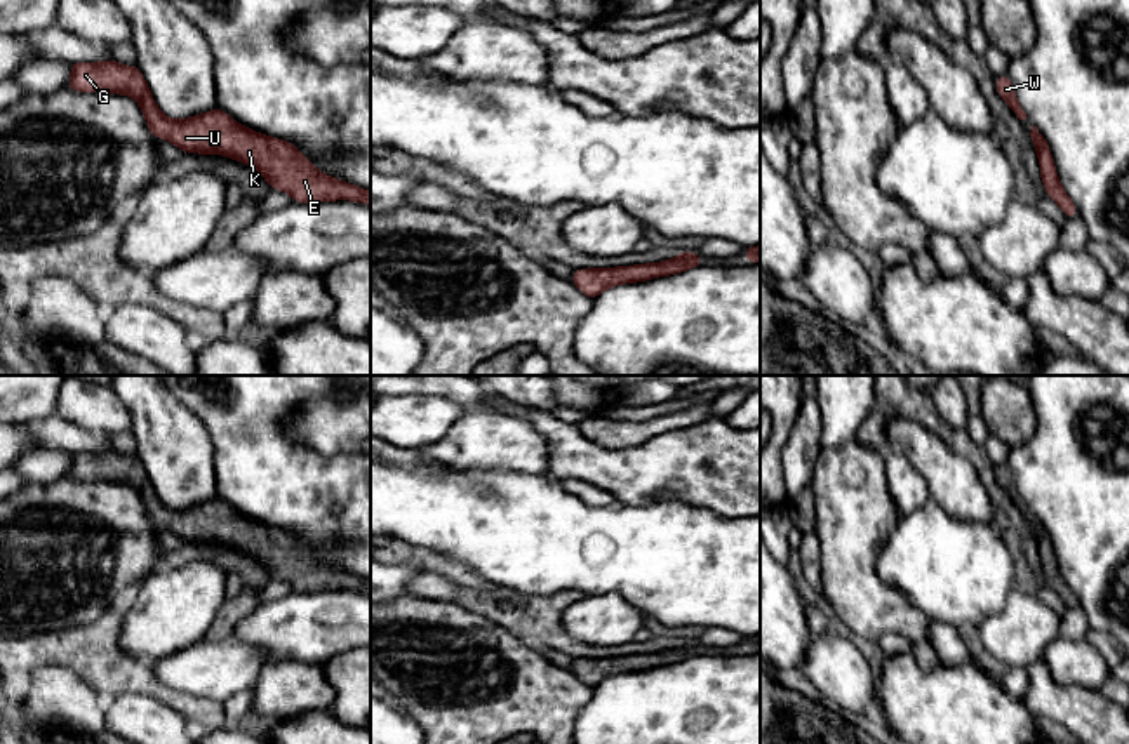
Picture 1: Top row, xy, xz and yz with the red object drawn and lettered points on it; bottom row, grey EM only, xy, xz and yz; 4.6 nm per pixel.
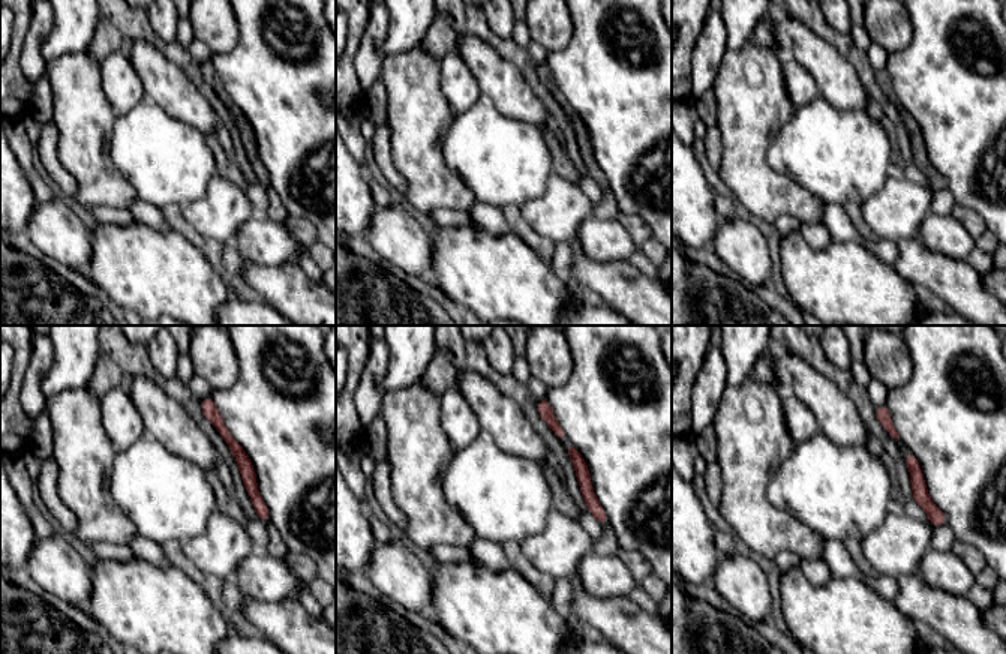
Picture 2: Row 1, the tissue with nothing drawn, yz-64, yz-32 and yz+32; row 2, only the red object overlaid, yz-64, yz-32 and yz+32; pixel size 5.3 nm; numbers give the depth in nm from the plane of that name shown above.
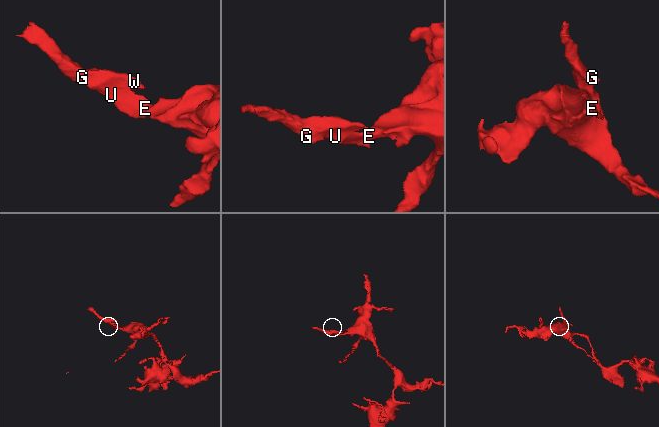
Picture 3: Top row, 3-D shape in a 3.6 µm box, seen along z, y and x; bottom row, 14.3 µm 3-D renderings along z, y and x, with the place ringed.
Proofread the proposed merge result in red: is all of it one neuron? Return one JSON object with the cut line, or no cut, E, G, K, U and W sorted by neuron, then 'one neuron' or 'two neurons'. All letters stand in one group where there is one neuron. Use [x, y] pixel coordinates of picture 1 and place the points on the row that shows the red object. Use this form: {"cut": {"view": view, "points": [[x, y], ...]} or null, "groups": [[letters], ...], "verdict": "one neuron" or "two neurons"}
{"cut": null, "groups": [["E", "G", "K", "U", "W"]], "verdict": "one neuron"}

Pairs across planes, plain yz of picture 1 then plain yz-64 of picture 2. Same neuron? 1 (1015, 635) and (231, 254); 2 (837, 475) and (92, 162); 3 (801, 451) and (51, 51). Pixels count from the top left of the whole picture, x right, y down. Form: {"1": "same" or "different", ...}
{"1": "different", "2": "same", "3": "different"}

